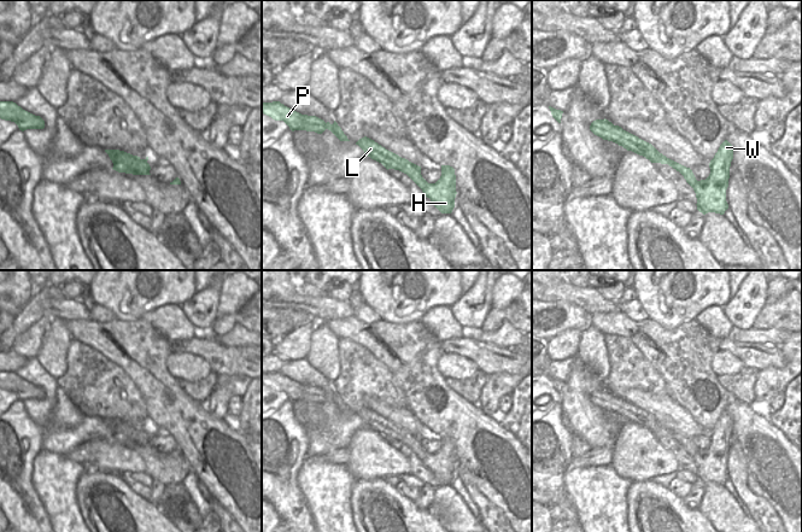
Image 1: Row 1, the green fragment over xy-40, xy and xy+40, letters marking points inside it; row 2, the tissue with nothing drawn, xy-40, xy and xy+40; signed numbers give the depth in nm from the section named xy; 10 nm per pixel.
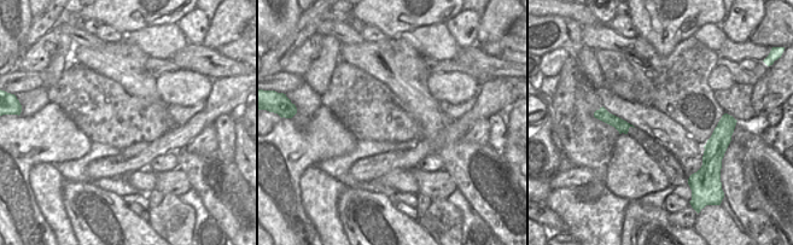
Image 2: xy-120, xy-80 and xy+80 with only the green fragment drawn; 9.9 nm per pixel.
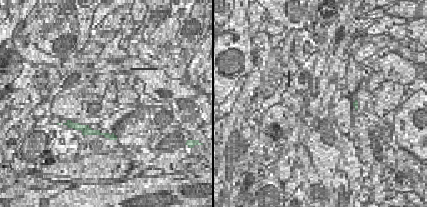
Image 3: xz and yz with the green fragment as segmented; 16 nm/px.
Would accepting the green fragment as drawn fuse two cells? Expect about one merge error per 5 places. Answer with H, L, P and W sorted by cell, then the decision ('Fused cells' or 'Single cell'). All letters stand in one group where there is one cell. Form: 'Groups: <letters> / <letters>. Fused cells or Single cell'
Groups: H L P W. Single cell

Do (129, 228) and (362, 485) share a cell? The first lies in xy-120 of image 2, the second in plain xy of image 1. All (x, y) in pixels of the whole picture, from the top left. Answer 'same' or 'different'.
same

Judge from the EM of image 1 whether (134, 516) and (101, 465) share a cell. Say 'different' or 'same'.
different

